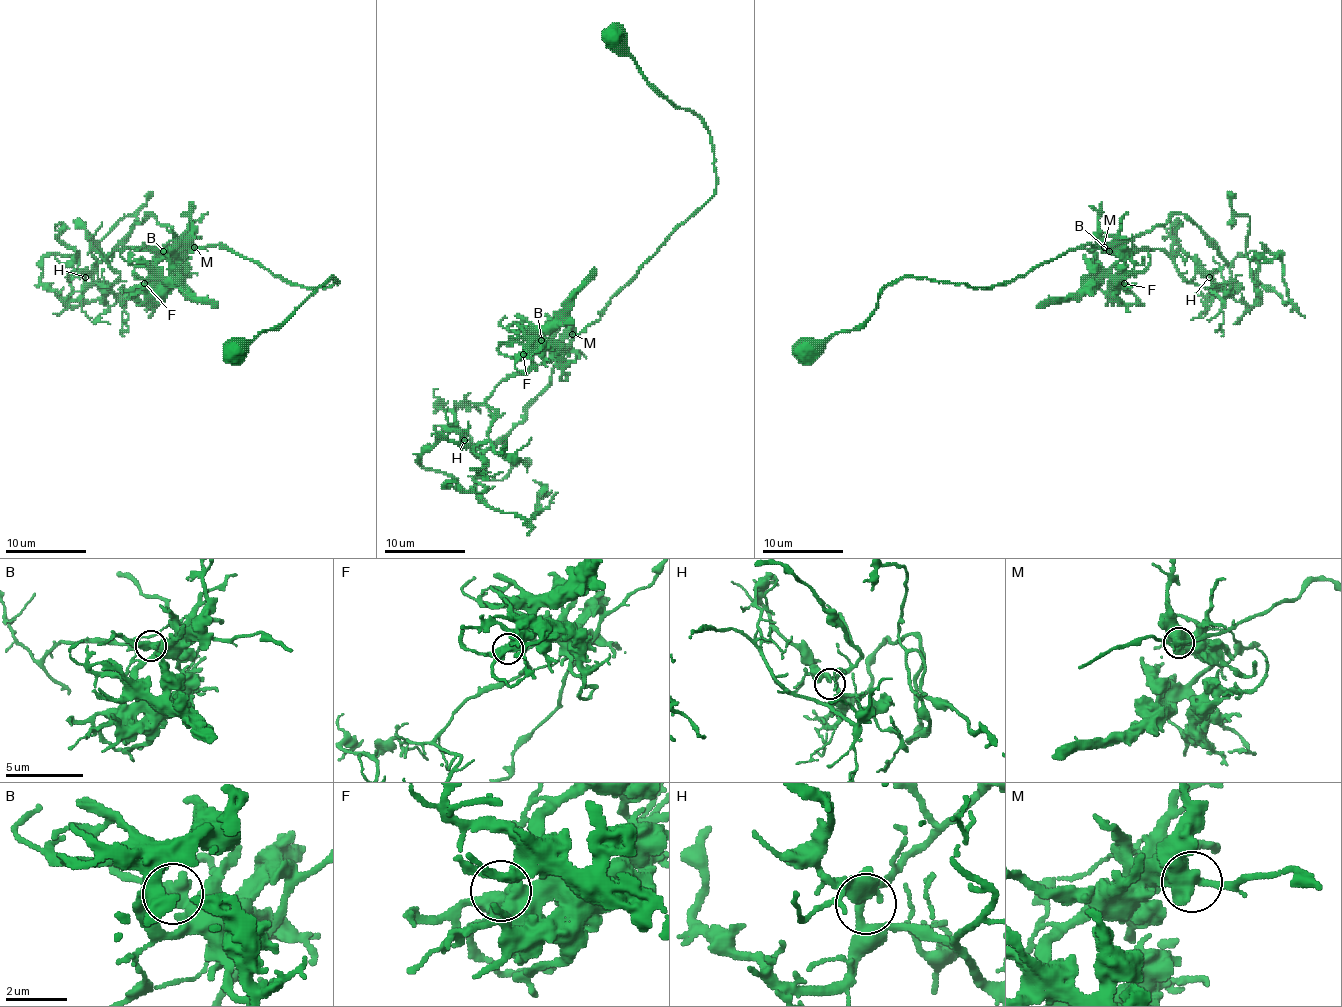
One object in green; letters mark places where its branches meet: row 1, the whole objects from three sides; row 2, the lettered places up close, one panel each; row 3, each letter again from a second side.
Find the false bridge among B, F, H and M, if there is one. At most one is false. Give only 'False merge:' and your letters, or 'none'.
False merge: M

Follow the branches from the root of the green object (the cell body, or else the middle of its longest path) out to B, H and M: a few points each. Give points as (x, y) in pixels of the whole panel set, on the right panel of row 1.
B: (805, 350), (855, 330), (876, 307), (878, 293), (904, 277), (994, 287), (1085, 244), (1109, 251)
H: (805, 350), (855, 330), (904, 277), (994, 287), (1174, 214), (1225, 261), (1209, 277)
M: (805, 350), (855, 330), (876, 307), (878, 293), (904, 277), (994, 287), (1085, 244), (1103, 247)

